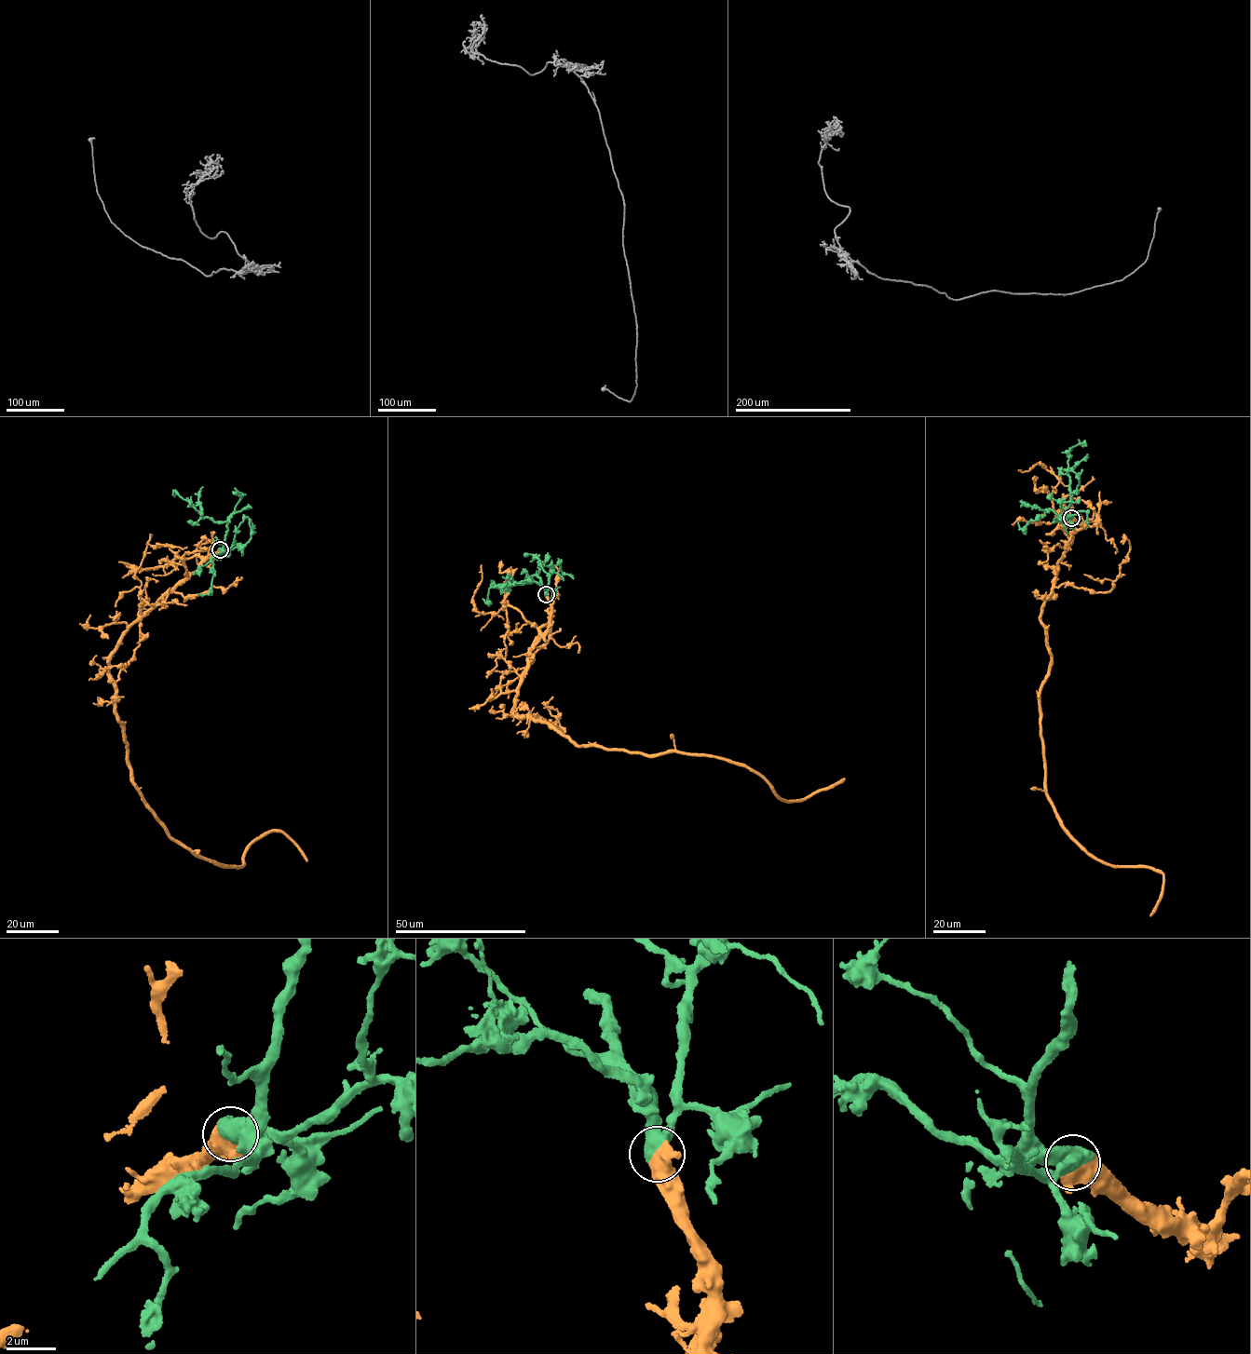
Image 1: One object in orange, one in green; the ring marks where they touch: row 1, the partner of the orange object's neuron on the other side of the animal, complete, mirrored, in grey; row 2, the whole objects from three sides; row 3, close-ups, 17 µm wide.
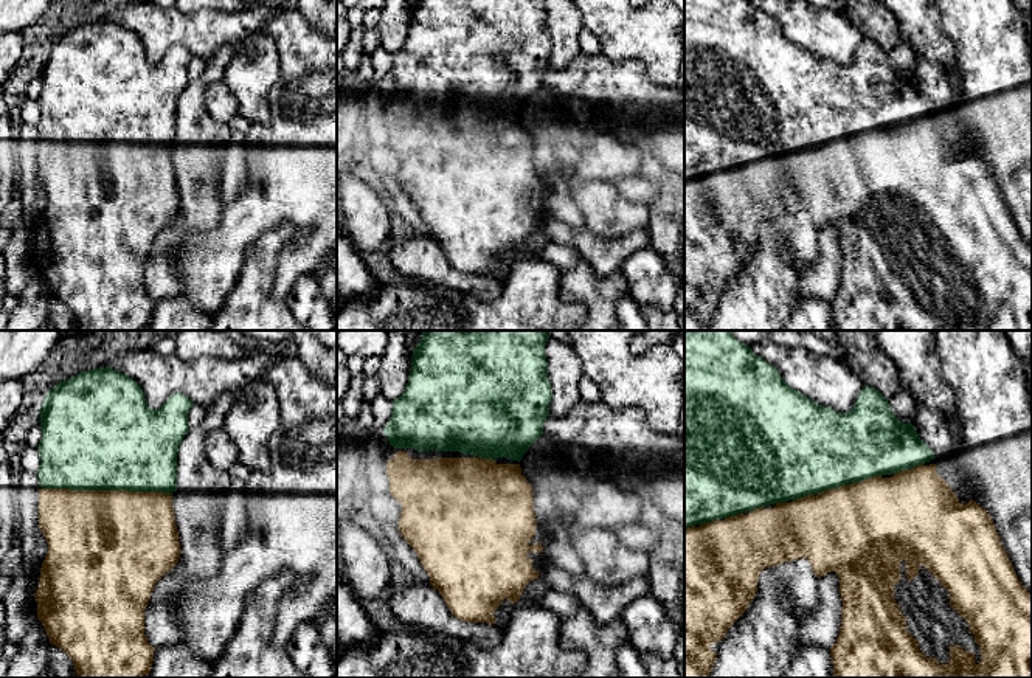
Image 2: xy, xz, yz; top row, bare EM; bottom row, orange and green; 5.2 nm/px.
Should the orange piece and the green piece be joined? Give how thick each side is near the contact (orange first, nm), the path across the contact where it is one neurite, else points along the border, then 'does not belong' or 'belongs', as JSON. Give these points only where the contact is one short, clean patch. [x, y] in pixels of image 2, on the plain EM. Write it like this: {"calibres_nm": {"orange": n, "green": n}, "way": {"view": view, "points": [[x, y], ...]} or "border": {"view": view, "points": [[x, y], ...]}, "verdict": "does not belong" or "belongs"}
{"calibres_nm": {"orange": 500, "green": 500}, "verdict": "belongs"}

